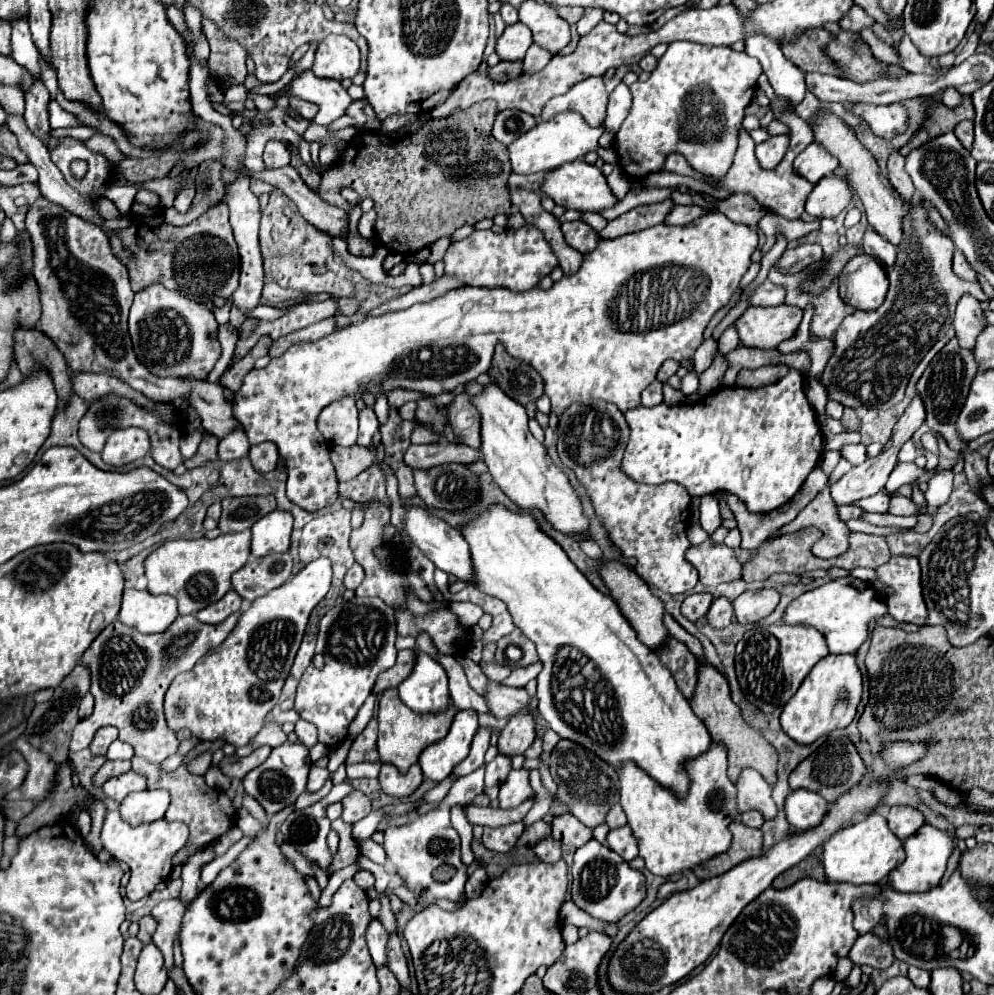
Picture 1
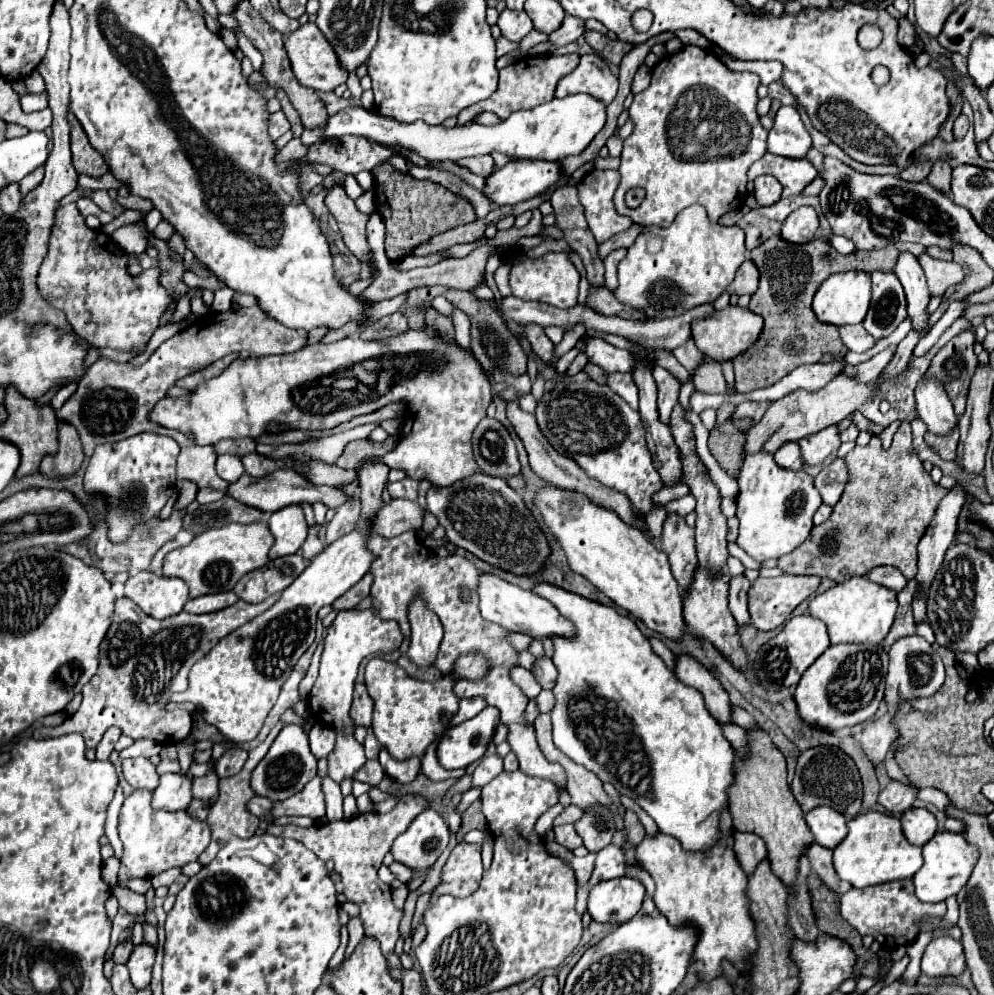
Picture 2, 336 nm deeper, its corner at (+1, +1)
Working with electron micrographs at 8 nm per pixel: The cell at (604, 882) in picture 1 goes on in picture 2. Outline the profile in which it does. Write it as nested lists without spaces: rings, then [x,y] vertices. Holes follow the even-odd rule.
[[[628,876],[602,880],[602,884],[594,884],[590,888],[588,914],[596,922],[622,924],[640,910],[644,894],[646,890],[642,882]]]

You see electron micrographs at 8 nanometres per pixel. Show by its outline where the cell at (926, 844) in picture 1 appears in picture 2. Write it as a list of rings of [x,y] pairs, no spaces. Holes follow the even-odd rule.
[[[936,832],[936,836],[924,844],[922,852],[924,852],[924,866],[912,878],[916,886],[916,896],[922,902],[944,902],[948,896],[958,894],[960,888],[968,882],[970,872],[978,858],[978,850],[970,846],[962,834],[954,832]]]

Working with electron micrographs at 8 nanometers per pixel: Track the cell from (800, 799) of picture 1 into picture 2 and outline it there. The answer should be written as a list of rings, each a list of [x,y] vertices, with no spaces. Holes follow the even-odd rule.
[[[818,806],[818,808],[812,808],[810,812],[806,812],[804,818],[806,818],[810,832],[814,834],[814,842],[818,842],[820,846],[836,848],[848,834],[846,818],[842,814],[838,814],[834,808]]]

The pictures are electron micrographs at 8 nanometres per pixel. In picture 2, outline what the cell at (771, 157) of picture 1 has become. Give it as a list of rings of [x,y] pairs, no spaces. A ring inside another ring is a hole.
[[[758,176],[758,180],[754,180],[754,196],[760,206],[770,206],[778,202],[780,192],[782,192],[782,184],[778,184],[774,176]]]

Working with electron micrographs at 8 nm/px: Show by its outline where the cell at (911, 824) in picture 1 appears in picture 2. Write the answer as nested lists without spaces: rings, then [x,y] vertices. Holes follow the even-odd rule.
[[[910,808],[902,814],[902,832],[910,844],[924,846],[936,834],[936,818],[926,808]]]

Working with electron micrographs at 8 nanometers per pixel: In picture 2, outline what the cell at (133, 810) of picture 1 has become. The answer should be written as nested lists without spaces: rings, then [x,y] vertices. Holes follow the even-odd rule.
[[[164,774],[160,776],[158,788],[152,792],[152,808],[156,810],[184,810],[188,808],[190,794],[190,778],[182,774]]]

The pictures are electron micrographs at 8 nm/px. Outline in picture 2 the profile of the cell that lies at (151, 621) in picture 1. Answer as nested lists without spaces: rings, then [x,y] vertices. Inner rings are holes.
[[[140,572],[126,580],[126,596],[134,600],[148,616],[162,620],[184,610],[188,586],[180,578]]]

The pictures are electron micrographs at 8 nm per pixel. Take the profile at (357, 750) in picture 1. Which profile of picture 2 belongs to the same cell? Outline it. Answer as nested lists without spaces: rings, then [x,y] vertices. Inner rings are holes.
[[[366,760],[366,764],[354,774],[354,780],[368,782],[370,786],[376,786],[384,778],[384,770],[378,760]]]

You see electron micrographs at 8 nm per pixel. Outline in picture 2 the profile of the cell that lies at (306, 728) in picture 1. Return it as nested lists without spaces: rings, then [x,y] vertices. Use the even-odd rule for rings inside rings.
[[[316,722],[314,728],[310,730],[310,748],[312,748],[312,754],[316,758],[328,756],[332,752],[332,748],[334,748],[334,740],[336,740],[334,730],[328,724]]]

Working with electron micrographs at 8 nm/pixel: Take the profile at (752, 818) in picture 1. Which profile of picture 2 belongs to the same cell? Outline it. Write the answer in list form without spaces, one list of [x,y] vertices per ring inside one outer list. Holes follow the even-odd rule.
[[[738,832],[738,836],[734,836],[736,842],[734,842],[734,852],[744,868],[746,874],[752,874],[754,868],[758,866],[758,862],[762,858],[766,858],[766,844],[760,836],[756,834],[744,834],[744,832]]]

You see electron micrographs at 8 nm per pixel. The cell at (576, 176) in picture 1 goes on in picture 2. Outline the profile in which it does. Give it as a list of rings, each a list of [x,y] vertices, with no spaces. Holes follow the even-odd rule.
[[[512,160],[506,166],[494,170],[490,178],[486,178],[486,196],[498,206],[512,206],[524,200],[532,200],[550,192],[556,186],[568,186],[572,176],[568,176],[560,162],[544,162],[544,160]]]

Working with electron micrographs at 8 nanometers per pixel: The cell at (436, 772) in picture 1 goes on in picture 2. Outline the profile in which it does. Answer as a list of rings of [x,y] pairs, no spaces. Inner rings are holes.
[[[486,706],[478,716],[462,724],[450,726],[438,740],[436,756],[446,770],[466,768],[480,760],[494,736],[500,722],[500,712],[494,706]]]

